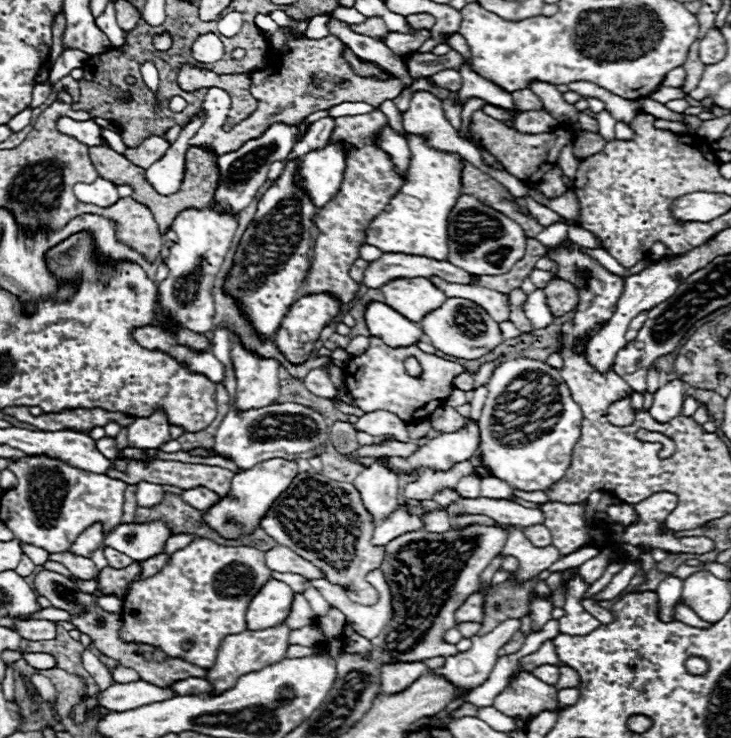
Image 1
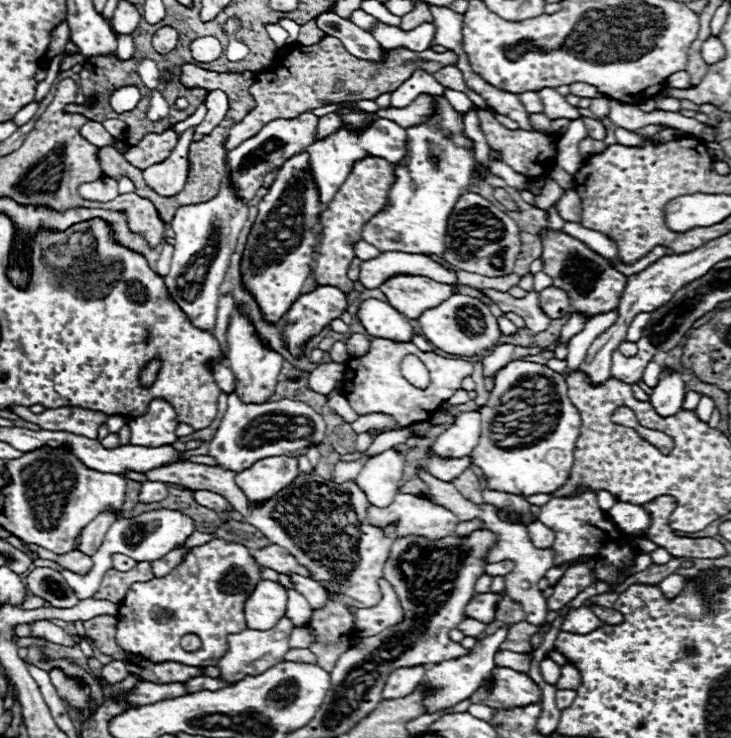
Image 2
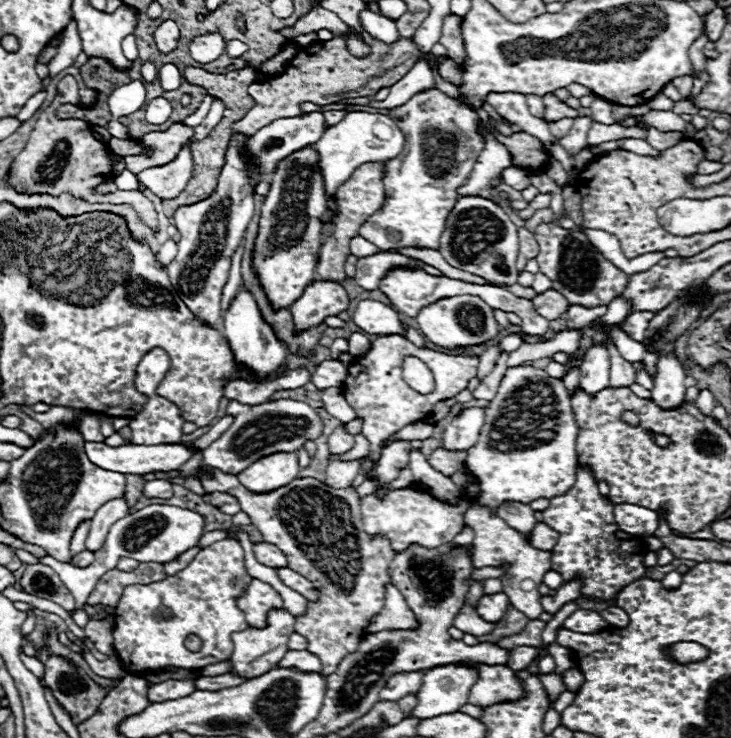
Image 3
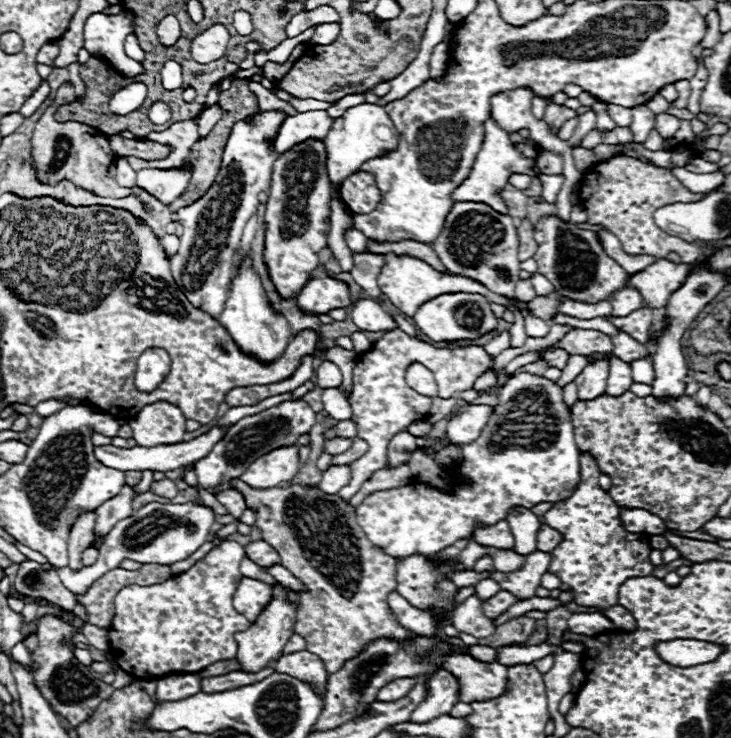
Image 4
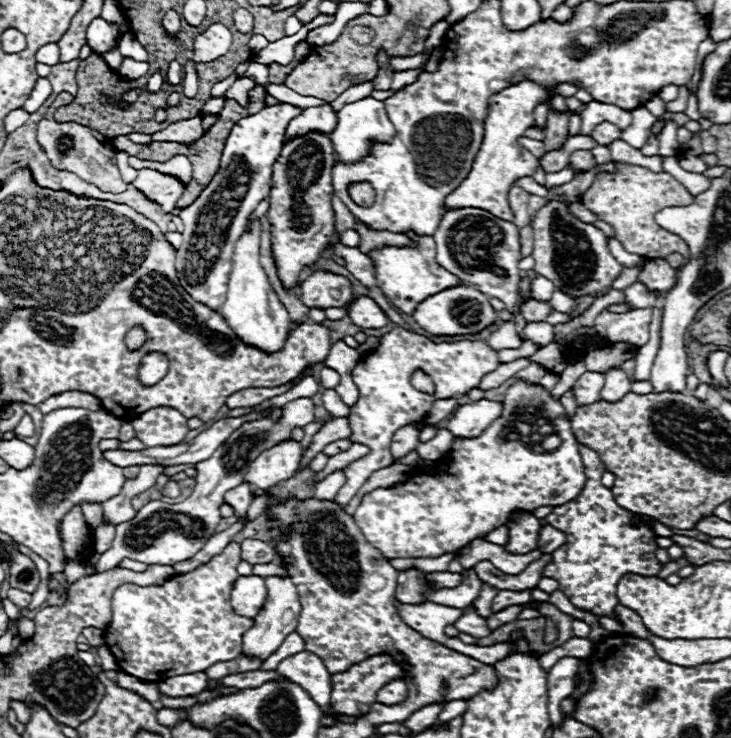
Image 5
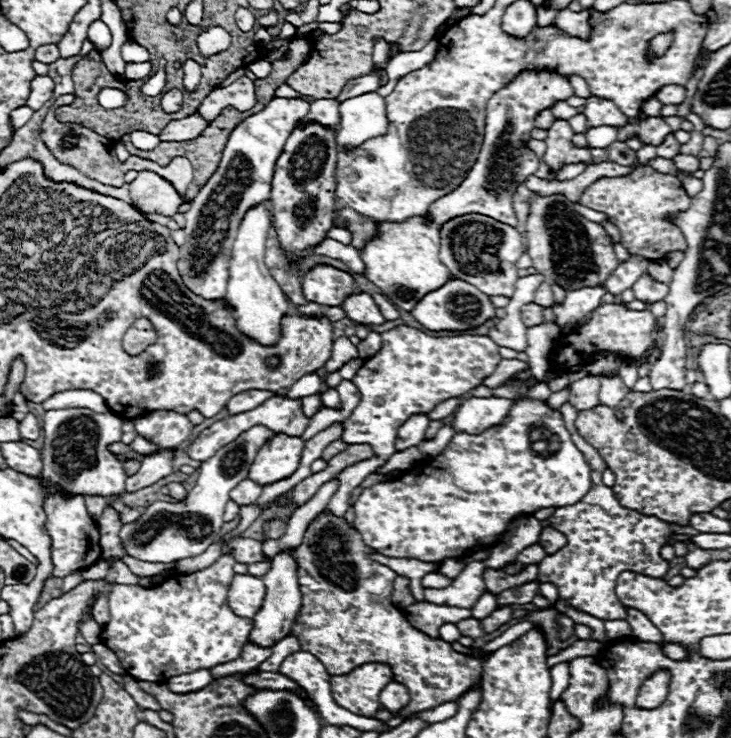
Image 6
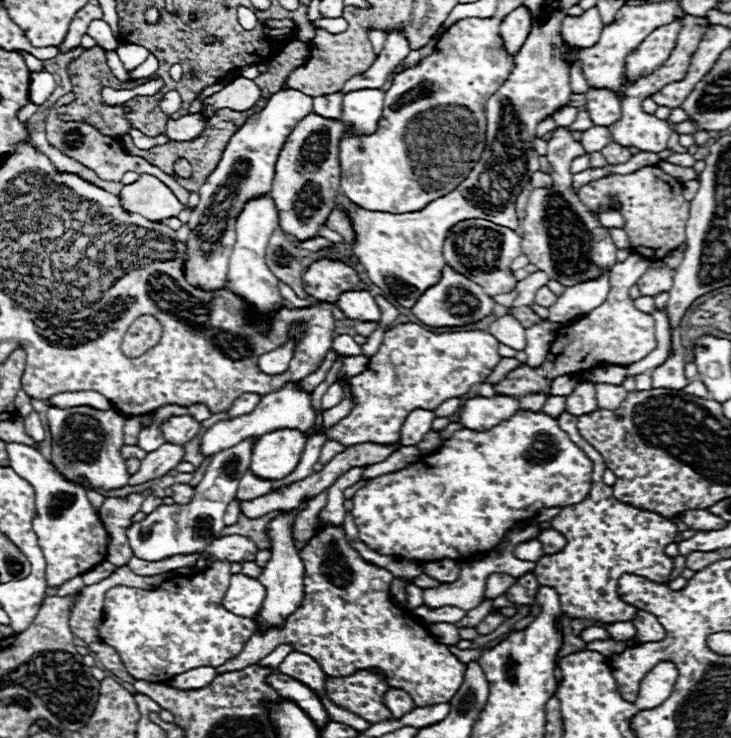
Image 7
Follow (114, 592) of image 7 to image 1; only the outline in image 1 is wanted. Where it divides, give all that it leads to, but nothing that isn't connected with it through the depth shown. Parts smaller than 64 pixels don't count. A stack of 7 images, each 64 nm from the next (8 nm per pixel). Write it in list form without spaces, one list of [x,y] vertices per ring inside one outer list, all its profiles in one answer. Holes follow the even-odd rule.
[[[196,538],[188,546],[176,550],[158,574],[132,584],[128,596],[124,598],[124,610],[122,610],[124,632],[122,632],[122,636],[128,642],[144,642],[144,644],[164,650],[170,656],[182,656],[184,660],[192,662],[194,666],[210,668],[210,666],[214,666],[220,642],[228,634],[244,632],[248,602],[256,596],[256,592],[270,578],[272,578],[272,570],[266,566],[262,550],[256,550],[252,546],[228,548],[228,546],[218,546],[212,540]],[[184,642],[190,642],[188,652],[182,648]]]

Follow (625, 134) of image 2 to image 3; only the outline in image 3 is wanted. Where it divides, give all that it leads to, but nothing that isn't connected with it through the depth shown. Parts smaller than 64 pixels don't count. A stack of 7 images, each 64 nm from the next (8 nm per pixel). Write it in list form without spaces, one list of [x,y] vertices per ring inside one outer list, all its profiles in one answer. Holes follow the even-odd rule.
[[[620,138],[616,140],[618,148],[636,152],[636,154],[650,154],[650,156],[658,156],[658,150],[654,150],[646,140],[638,140],[638,138]]]

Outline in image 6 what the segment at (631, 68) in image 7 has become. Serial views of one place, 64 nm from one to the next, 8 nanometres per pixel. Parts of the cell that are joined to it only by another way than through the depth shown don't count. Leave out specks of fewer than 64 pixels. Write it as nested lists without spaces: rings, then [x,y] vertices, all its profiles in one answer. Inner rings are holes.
[[[660,34],[660,36],[656,36],[656,38],[650,42],[650,50],[648,50],[648,52],[660,56],[660,54],[664,54],[664,50],[668,50],[670,42],[672,42],[672,34]]]

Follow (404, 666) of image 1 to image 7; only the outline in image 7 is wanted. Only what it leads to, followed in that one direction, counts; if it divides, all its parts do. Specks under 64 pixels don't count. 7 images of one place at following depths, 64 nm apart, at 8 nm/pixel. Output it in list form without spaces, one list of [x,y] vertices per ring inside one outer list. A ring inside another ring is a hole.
[[[388,688],[388,692],[384,694],[384,704],[388,706],[388,710],[392,712],[394,718],[402,718],[404,714],[408,714],[416,708],[412,698],[400,688]]]

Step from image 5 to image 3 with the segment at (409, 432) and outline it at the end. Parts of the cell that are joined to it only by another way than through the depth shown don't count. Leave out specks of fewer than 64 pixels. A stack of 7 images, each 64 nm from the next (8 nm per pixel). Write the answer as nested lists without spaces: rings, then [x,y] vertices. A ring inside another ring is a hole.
[[[392,442],[382,450],[382,456],[378,458],[376,468],[368,474],[368,478],[376,478],[382,484],[390,484],[392,480],[398,478],[400,470],[408,466],[408,456],[410,456],[410,442]]]

